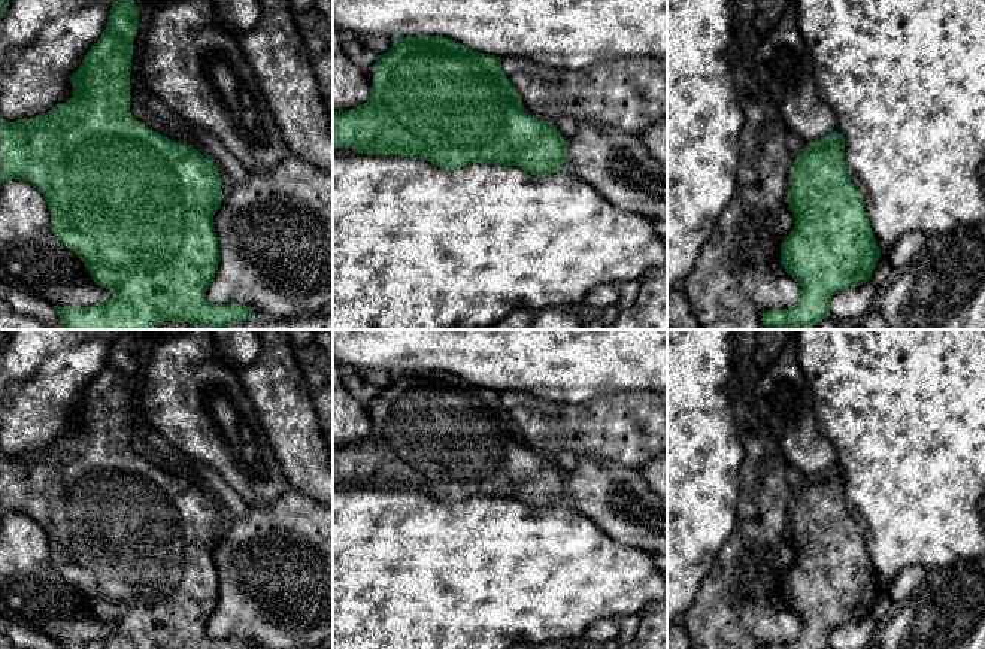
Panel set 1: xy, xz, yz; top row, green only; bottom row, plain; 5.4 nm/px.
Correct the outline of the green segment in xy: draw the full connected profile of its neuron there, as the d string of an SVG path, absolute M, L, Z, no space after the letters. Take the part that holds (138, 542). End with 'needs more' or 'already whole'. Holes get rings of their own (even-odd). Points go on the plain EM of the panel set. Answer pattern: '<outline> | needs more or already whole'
M121 330L110 343L107 360L97 377L91 380L82 394L81 401L72 409L73 431L67 437L54 440L48 448L30 454L7 457L0 446L0 522L6 513L22 513L37 522L49 543L51 564L58 574L73 585L93 615L112 625L112 631L90 642L54 640L58 649L254 649L251 642L240 639L212 639L206 633L206 625L216 609L219 598L218 571L213 562L213 551L219 543L224 528L221 525L221 510L210 491L203 491L187 477L172 474L137 455L130 446L130 404L133 392L133 376L139 363L139 343L133 330Z | already whole

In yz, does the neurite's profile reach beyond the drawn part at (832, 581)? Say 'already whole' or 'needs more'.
already whole

